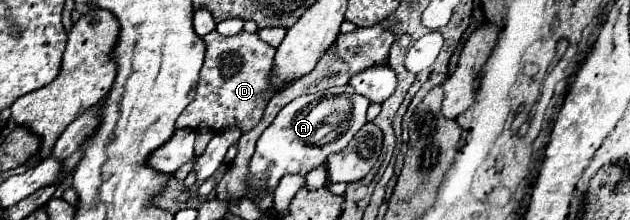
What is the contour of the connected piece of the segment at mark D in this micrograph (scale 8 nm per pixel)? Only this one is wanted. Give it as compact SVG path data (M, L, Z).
M216 30L204 36L206 42L206 60L200 70L200 82L196 86L196 98L192 104L180 114L176 120L178 128L240 128L242 132L250 132L264 114L266 104L286 88L274 86L270 74L274 70L274 48L262 42L256 34L240 32L236 36L222 36Z

